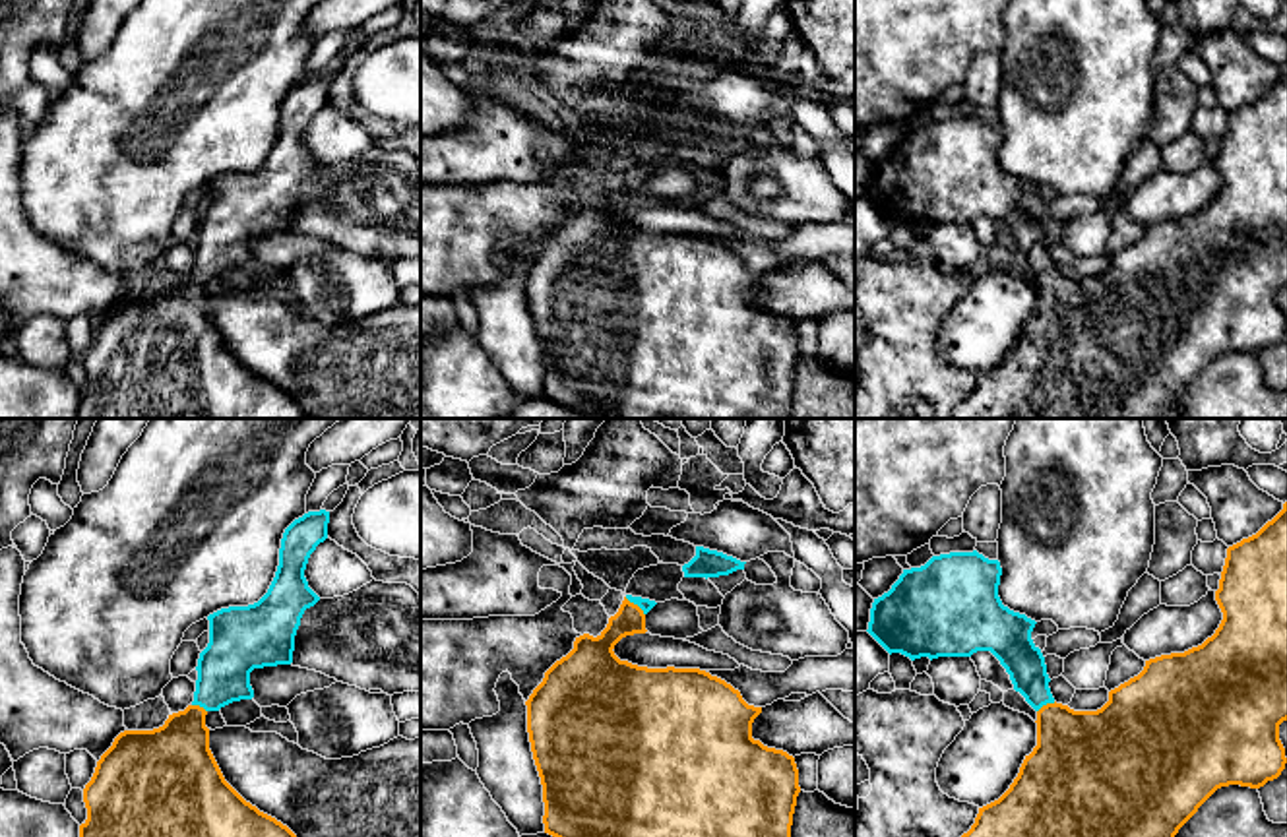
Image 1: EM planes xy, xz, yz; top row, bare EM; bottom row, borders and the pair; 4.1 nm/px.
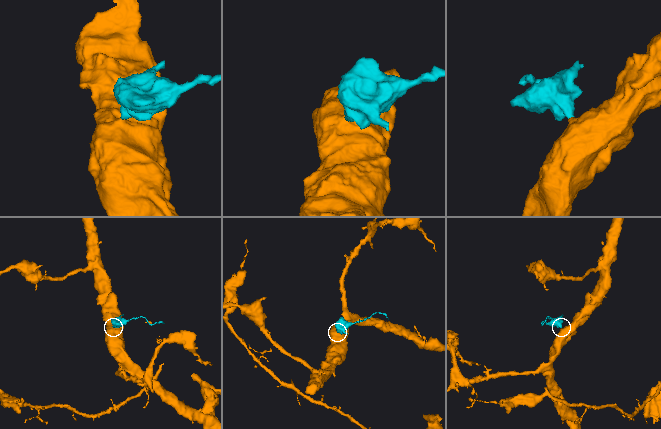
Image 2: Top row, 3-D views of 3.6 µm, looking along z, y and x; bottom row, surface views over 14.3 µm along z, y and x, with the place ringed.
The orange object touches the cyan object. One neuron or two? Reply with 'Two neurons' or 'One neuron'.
One neuron

